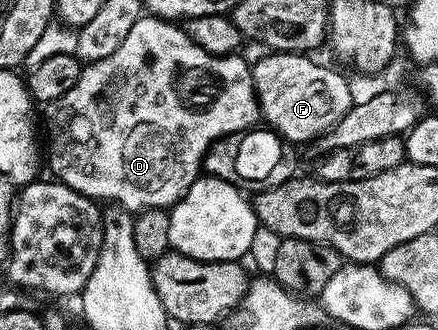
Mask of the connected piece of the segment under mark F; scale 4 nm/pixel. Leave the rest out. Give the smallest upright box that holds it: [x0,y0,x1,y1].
[253,51,352,143]

